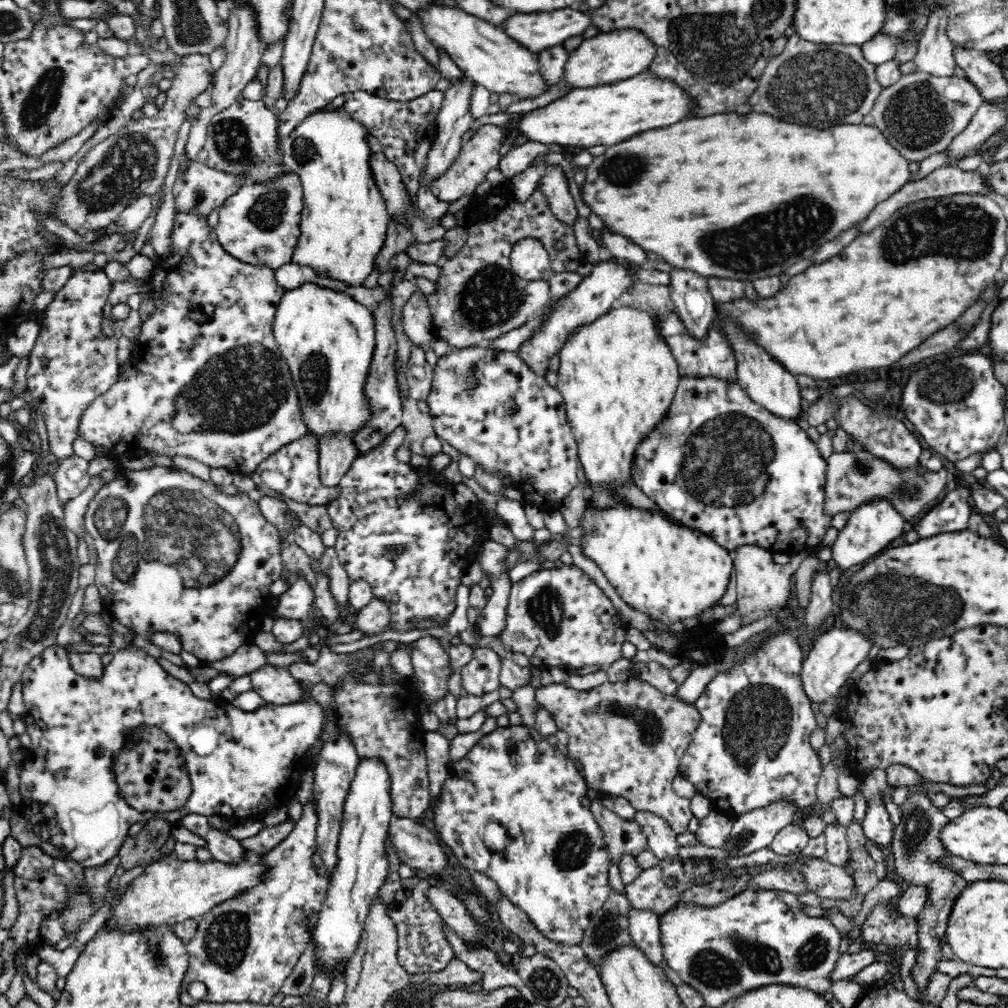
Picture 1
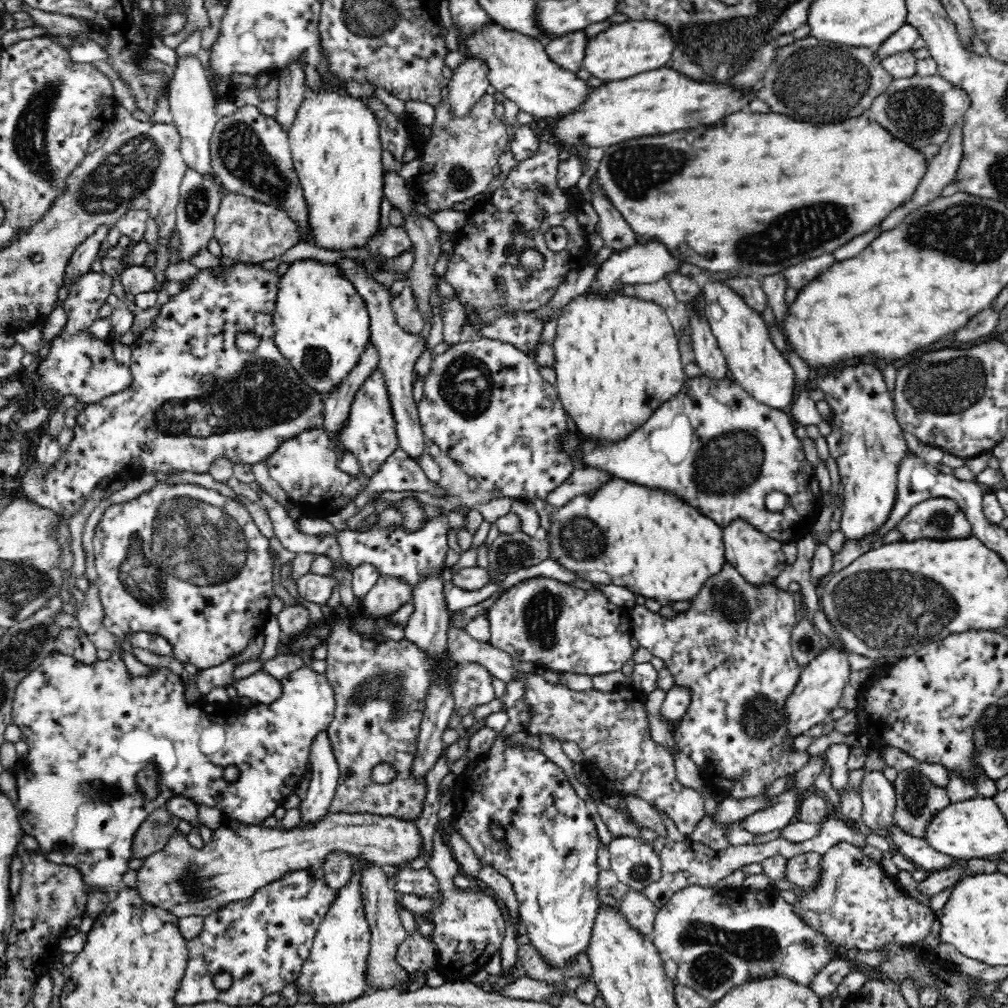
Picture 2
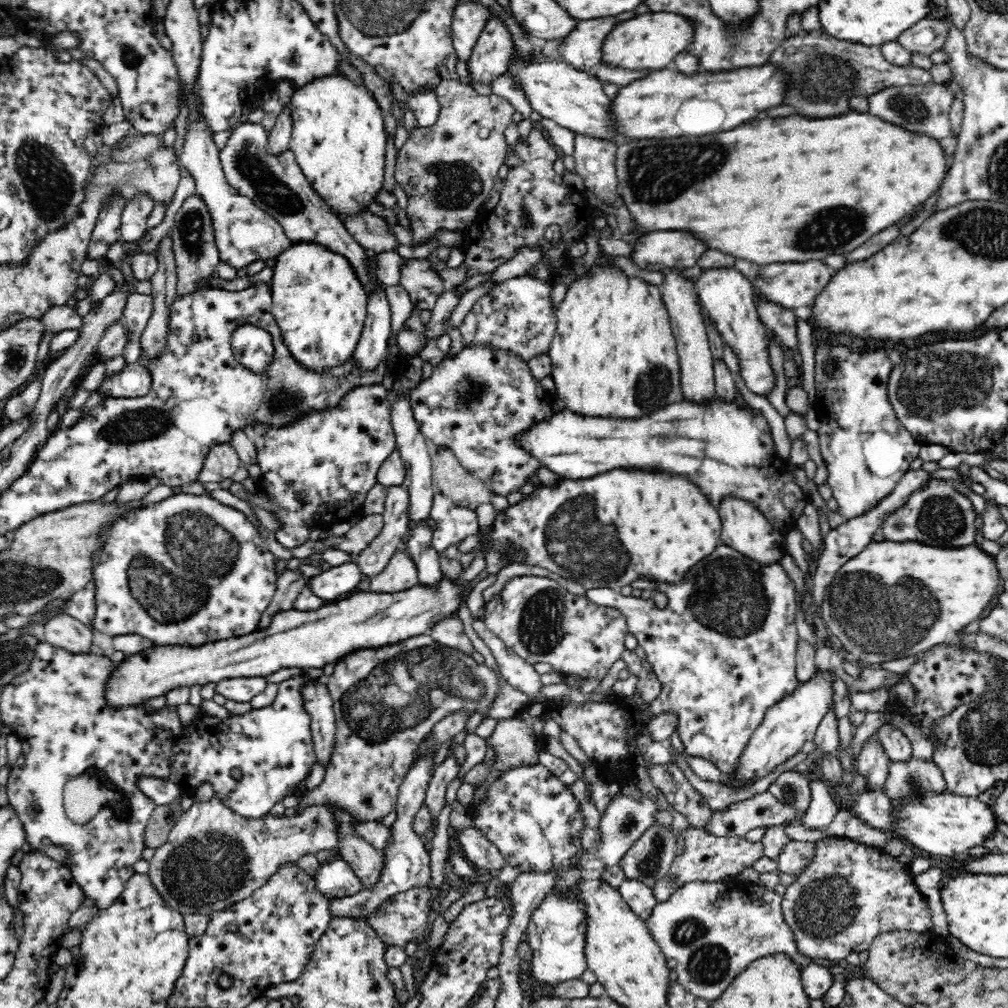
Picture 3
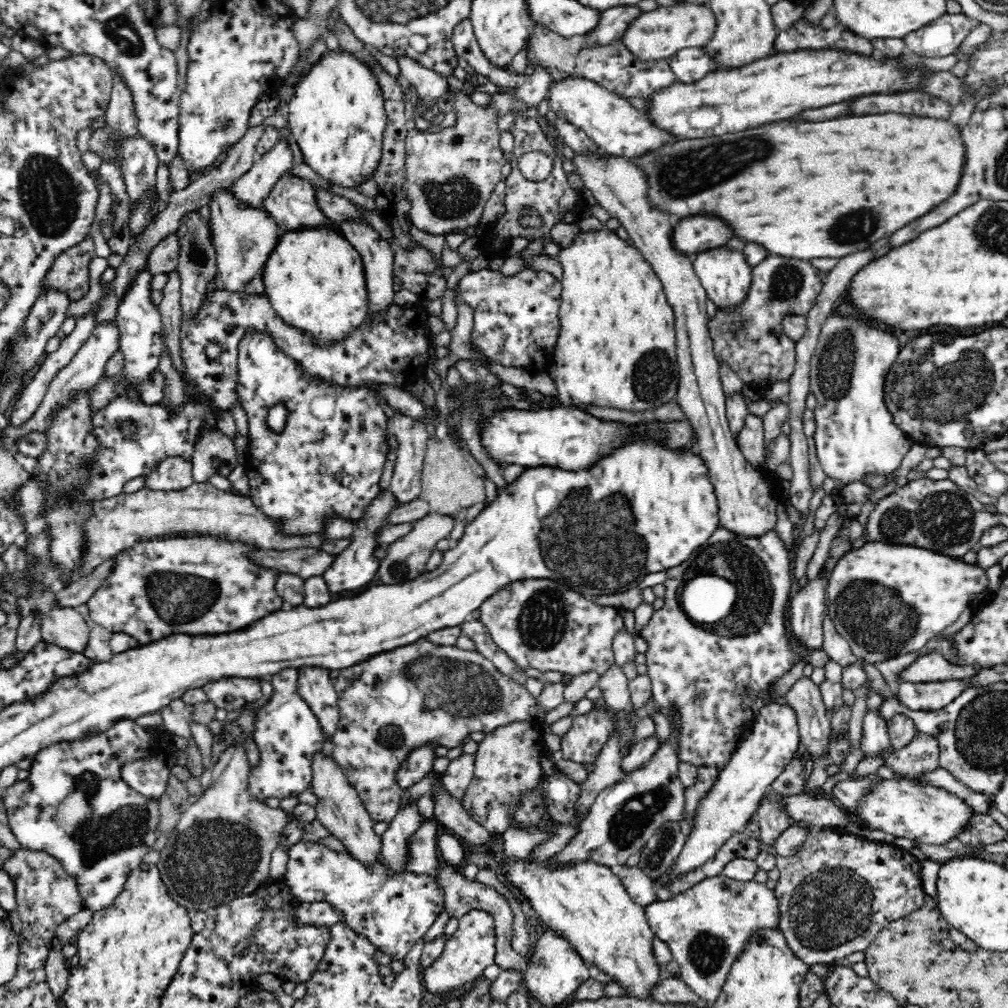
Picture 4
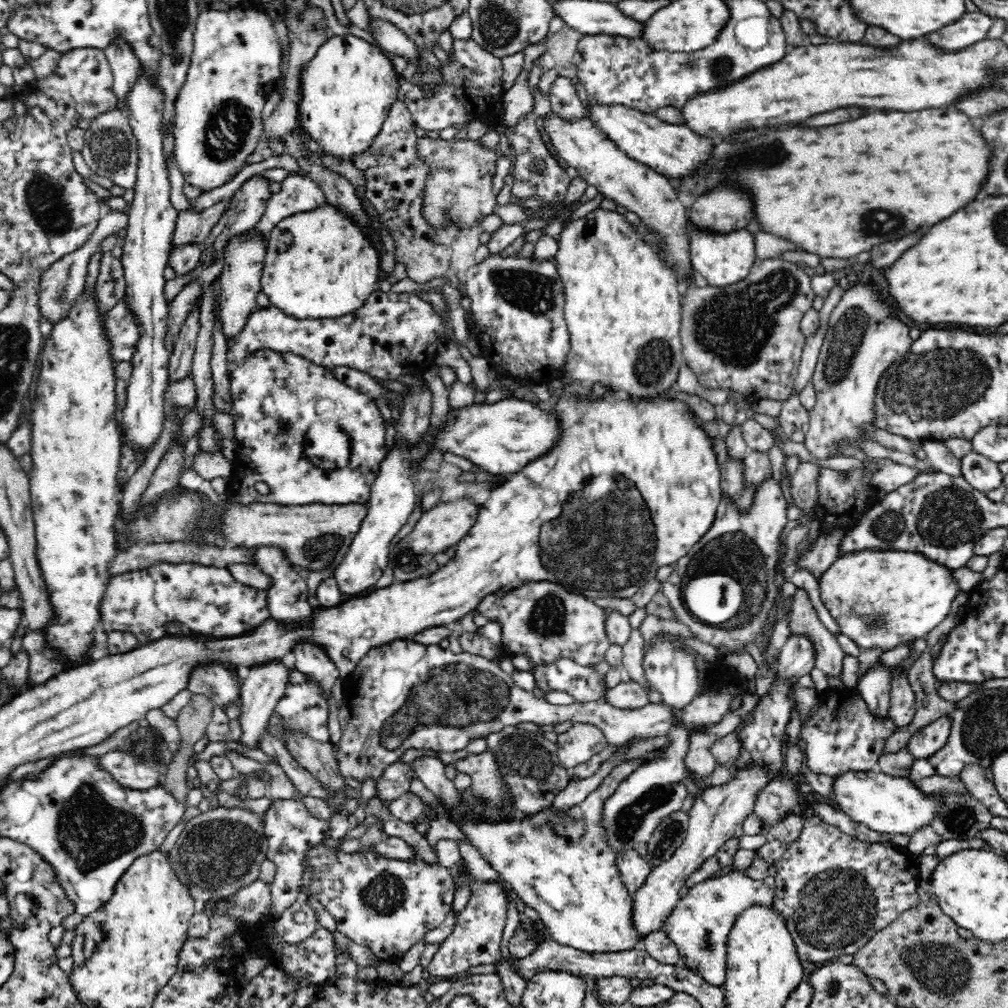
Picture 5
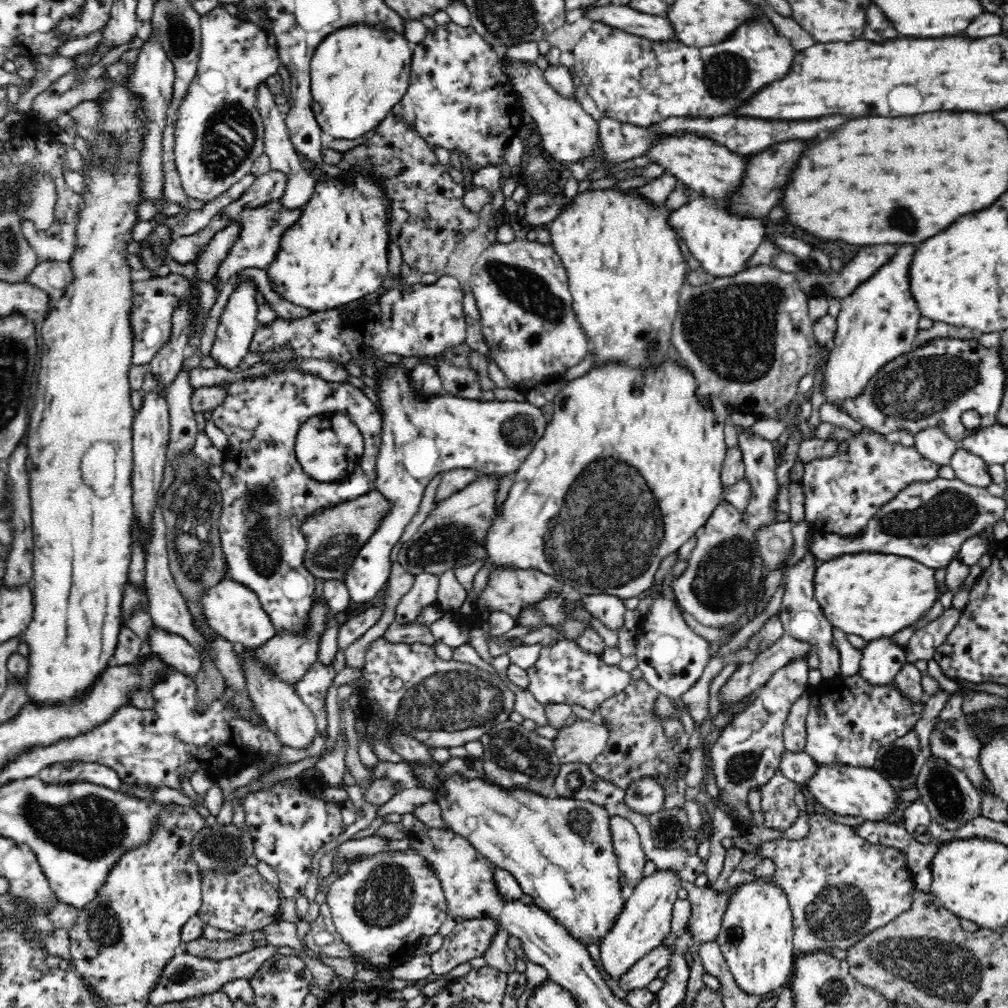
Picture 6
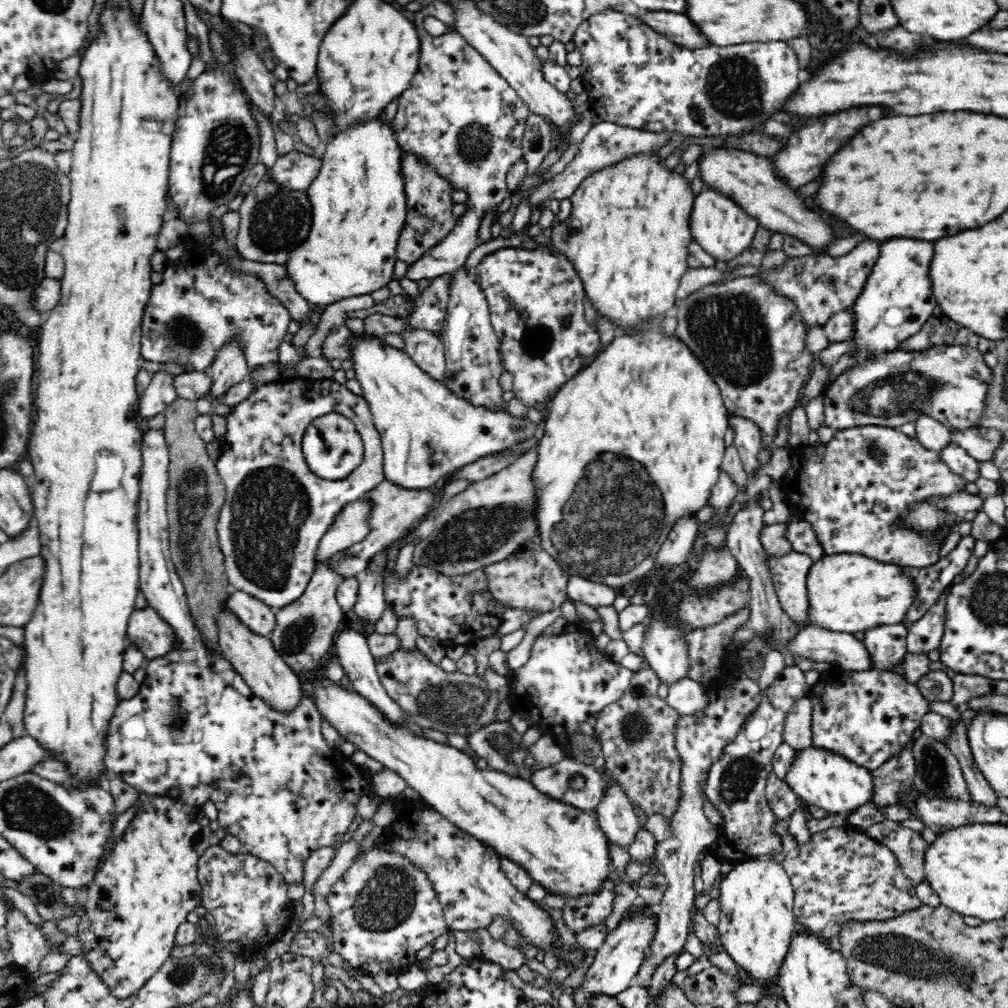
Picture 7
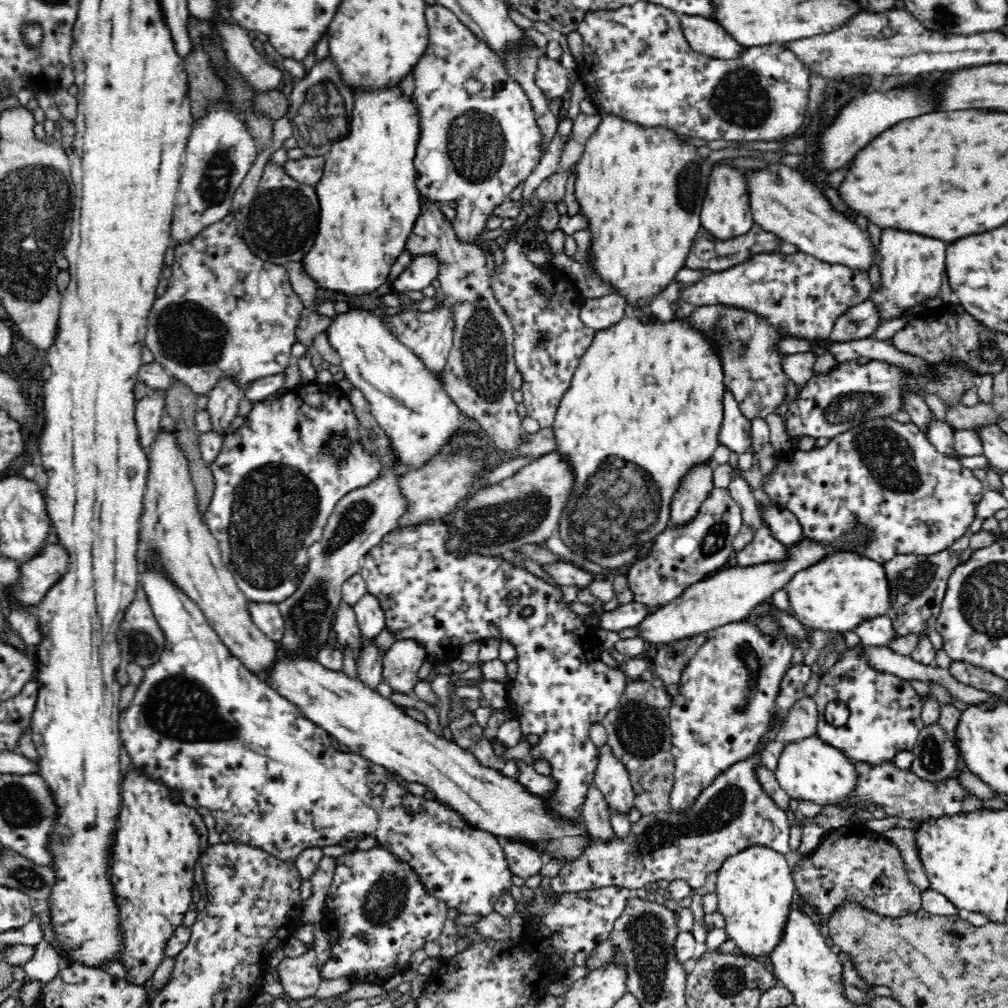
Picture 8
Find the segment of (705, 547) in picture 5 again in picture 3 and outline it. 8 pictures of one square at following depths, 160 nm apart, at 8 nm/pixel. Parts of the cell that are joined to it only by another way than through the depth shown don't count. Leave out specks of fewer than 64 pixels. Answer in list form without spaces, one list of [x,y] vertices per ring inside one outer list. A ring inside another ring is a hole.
[[[721,543],[714,549],[714,552],[712,552],[709,557],[702,559],[700,563],[695,564],[687,572],[683,583],[670,585],[668,583],[658,582],[658,585],[659,590],[665,592],[668,597],[668,605],[664,609],[658,609],[650,602],[638,602],[634,596],[623,596],[619,591],[608,587],[586,589],[585,595],[597,605],[618,609],[626,617],[629,633],[633,634],[634,638],[637,638],[638,645],[646,651],[647,661],[654,666],[654,674],[656,674],[658,681],[662,683],[661,694],[650,703],[650,715],[652,715],[652,717],[658,717],[662,712],[674,711],[674,713],[678,715],[678,719],[680,719],[677,733],[684,745],[684,750],[692,756],[700,756],[700,758],[709,760],[714,766],[718,767],[718,770],[732,775],[737,769],[739,758],[749,743],[752,733],[762,724],[764,718],[766,718],[766,712],[768,712],[774,704],[782,700],[782,698],[793,694],[798,684],[800,684],[795,668],[798,631],[796,631],[796,625],[794,625],[794,618],[796,618],[796,602],[794,601],[796,594],[794,593],[794,584],[786,575],[781,563],[772,563],[770,566],[758,565],[756,561],[740,555],[740,553],[732,549],[732,547]],[[708,589],[710,589],[710,593],[714,593],[714,598],[708,600],[708,602],[699,600],[699,594],[706,592]]]

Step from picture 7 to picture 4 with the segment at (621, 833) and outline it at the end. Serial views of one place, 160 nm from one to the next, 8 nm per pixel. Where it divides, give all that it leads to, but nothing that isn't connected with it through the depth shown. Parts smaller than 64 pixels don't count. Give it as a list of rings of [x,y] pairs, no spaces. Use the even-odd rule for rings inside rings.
[[[620,865],[611,868],[620,877],[626,892],[634,903],[646,908],[658,900],[654,890],[653,880],[648,878],[638,867],[624,867]]]

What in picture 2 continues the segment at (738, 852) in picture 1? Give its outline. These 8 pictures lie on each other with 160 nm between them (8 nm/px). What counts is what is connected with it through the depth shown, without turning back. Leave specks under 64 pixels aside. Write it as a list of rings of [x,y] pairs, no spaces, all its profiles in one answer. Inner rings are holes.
[[[811,757],[809,763],[793,776],[786,790],[770,800],[770,806],[756,810],[739,820],[742,829],[756,836],[789,826],[794,822],[803,796],[813,789],[813,783],[820,772],[822,772],[822,761]]]

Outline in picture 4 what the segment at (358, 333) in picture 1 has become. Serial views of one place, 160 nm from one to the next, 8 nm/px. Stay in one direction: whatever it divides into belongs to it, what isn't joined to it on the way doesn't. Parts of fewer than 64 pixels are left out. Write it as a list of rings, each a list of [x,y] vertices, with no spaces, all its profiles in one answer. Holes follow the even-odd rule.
[[[333,228],[286,231],[277,244],[261,274],[268,301],[278,316],[286,324],[310,335],[318,347],[337,345],[343,338],[352,335],[366,320],[369,310],[364,263],[360,253]]]

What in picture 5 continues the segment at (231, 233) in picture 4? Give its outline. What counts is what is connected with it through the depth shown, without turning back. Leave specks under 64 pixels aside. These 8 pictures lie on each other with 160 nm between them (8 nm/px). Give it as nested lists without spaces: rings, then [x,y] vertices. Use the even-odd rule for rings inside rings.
[[[251,229],[227,241],[227,246],[222,248],[222,268],[220,268],[220,320],[225,338],[234,338],[242,332],[248,316],[259,308],[256,301],[258,292],[261,291],[261,274],[264,266],[265,254],[269,242],[269,234],[256,233]]]

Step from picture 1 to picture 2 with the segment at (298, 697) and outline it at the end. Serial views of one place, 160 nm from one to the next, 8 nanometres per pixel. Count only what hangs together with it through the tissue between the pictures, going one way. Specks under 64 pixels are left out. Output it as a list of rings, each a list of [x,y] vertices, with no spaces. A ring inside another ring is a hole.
[[[261,670],[240,680],[235,688],[238,691],[238,696],[250,698],[260,704],[272,704],[284,696],[282,681]]]

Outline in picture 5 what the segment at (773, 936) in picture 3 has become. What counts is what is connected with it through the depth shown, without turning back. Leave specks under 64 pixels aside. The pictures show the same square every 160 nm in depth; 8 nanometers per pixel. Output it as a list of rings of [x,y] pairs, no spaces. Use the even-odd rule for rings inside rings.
[[[732,870],[712,876],[689,888],[686,896],[679,898],[666,918],[662,932],[676,945],[686,968],[720,987],[725,982],[728,937],[738,922],[738,915],[754,905],[772,907],[773,896],[774,891],[763,880],[754,880],[744,873]]]

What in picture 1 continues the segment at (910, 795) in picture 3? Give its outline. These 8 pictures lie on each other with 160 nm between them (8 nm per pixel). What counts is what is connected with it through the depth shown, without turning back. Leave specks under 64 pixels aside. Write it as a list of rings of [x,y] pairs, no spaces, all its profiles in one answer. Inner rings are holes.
[[[914,794],[901,805],[901,823],[895,826],[891,851],[893,854],[893,875],[902,886],[926,887],[928,896],[922,906],[922,912],[916,916],[918,926],[918,942],[916,942],[915,963],[910,968],[910,974],[921,998],[916,999],[922,1003],[927,1002],[925,992],[930,982],[930,977],[936,972],[937,964],[942,960],[942,938],[945,936],[951,910],[962,894],[962,891],[970,884],[959,872],[952,870],[945,864],[951,852],[942,844],[941,832],[948,824],[949,818],[932,807],[928,796]]]

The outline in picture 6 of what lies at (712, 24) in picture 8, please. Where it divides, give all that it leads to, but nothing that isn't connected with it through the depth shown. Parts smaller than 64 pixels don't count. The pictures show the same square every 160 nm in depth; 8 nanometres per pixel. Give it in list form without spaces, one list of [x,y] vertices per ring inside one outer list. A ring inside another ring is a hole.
[[[628,4],[588,6],[584,8],[582,16],[651,41],[670,41],[674,38],[668,17],[638,12]]]

